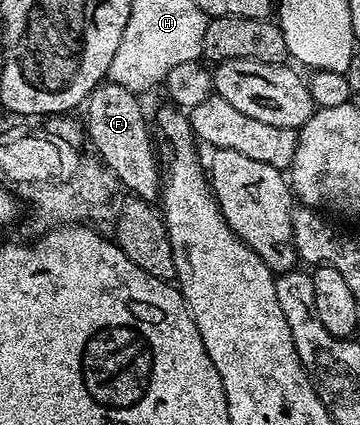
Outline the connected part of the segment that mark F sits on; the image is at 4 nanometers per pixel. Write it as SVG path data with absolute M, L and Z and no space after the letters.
M103 81L84 103L84 134L98 149L97 157L120 179L123 187L129 193L152 202L161 195L162 172L154 155L154 142L150 139L150 126L146 123L141 100L137 93L120 84Z

